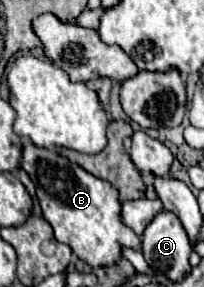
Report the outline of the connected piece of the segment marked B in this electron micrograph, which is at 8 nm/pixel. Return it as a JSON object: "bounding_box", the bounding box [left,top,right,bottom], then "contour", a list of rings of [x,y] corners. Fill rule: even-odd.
{"bounding_box":[20,144,140,268],"contour":[[[32,144],[24,146],[20,166],[30,174],[36,186],[42,216],[54,228],[56,240],[68,244],[80,260],[88,262],[92,268],[106,268],[120,262],[122,248],[140,250],[140,238],[120,220],[122,204],[110,182],[92,176],[58,152]]]}

